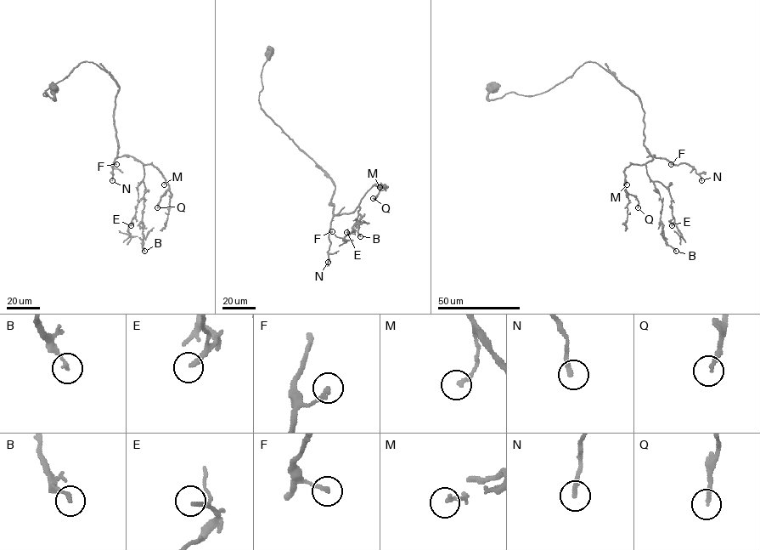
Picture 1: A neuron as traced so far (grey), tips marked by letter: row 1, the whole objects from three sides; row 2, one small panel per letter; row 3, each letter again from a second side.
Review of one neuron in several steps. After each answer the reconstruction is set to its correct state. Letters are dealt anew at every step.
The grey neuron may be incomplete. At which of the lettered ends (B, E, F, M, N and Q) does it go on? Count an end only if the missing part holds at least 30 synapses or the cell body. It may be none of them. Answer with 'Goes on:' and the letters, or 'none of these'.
Goes on: E, N, Q

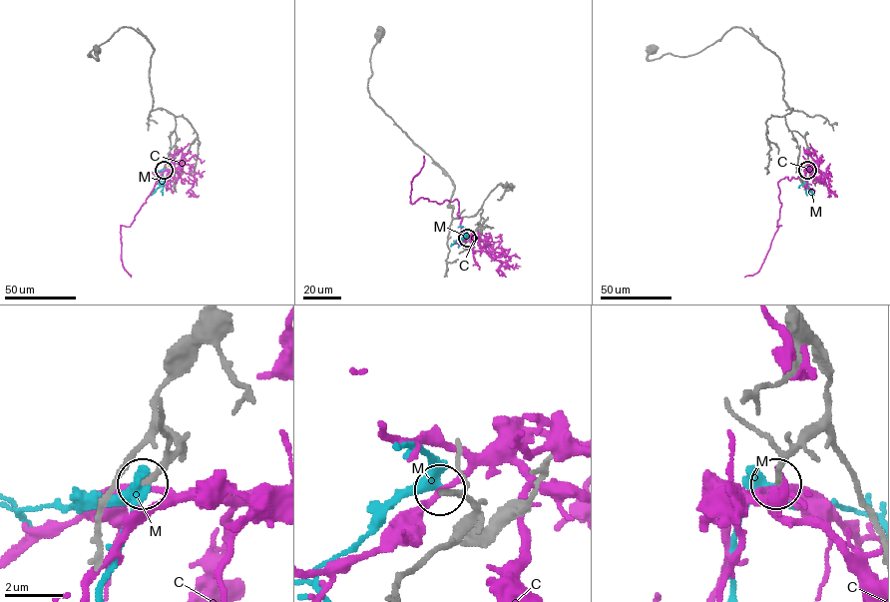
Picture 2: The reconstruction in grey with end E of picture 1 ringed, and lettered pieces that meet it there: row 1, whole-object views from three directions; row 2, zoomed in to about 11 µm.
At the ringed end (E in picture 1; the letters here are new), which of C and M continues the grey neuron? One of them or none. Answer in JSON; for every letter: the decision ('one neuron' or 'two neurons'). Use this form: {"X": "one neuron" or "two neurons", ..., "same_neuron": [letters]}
{"C": "two neurons", "M": "one neuron", "same_neuron": ["M"]}

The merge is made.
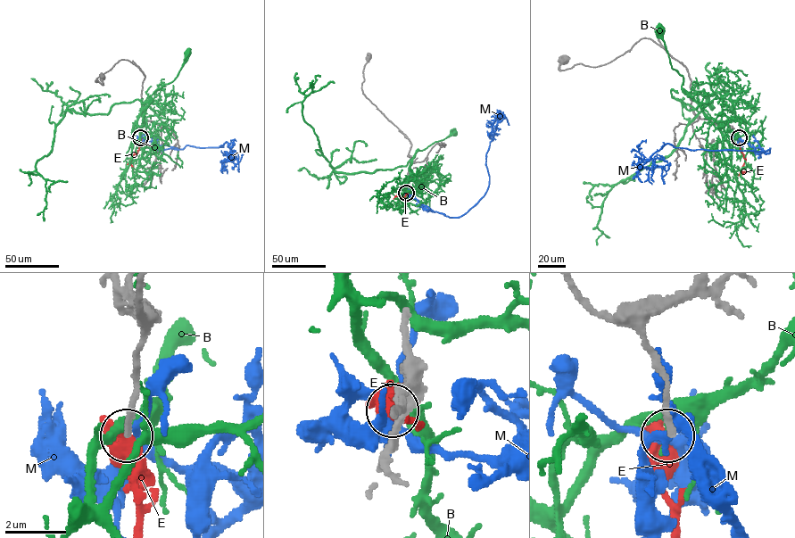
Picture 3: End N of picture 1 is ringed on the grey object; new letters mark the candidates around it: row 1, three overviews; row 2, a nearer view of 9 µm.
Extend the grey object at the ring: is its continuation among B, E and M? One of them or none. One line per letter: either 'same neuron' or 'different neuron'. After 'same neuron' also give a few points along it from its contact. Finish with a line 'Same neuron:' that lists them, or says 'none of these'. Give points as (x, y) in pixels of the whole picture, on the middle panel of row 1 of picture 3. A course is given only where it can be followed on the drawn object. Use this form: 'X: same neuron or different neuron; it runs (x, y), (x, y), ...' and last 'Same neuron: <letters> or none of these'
B: different neuron
E: same neuron; it runs (406, 194), (402, 198), (396, 195), (393, 199)
M: different neuron
Same neuron: E

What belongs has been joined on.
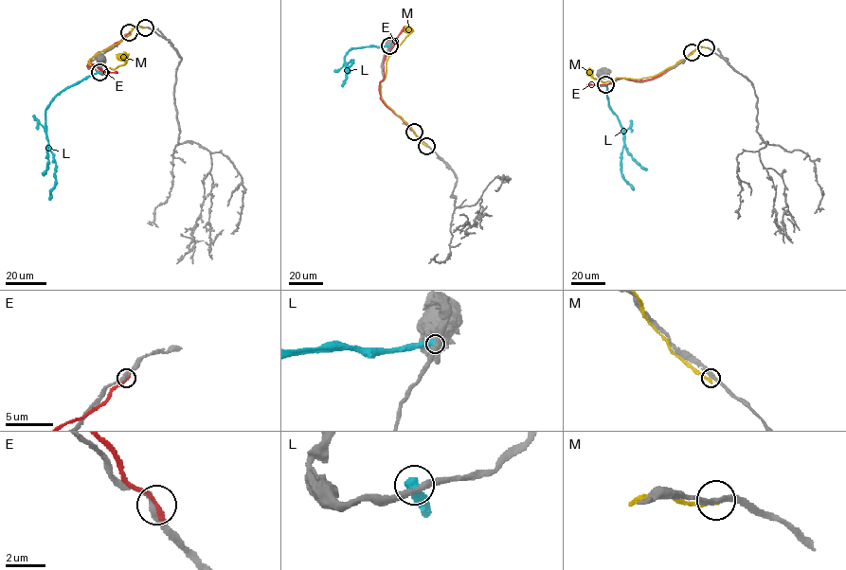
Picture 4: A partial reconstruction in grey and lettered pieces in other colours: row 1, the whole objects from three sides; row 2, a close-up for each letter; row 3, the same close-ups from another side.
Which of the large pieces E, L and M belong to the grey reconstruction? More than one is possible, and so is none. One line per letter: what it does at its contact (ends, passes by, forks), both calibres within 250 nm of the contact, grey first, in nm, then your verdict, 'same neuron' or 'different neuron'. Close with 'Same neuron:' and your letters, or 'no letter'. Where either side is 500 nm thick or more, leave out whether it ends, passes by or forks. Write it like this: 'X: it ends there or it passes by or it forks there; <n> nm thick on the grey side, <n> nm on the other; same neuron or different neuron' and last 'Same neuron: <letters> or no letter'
E: it ends there; 280 nm thick on the grey side, 240 nm on the other; different neuron
L: 400 nm thick on the grey side, 550 nm on the other; different neuron
M: it ends there; 240 nm thick on the grey side, 240 nm on the other; different neuron
Same neuron: no letter

